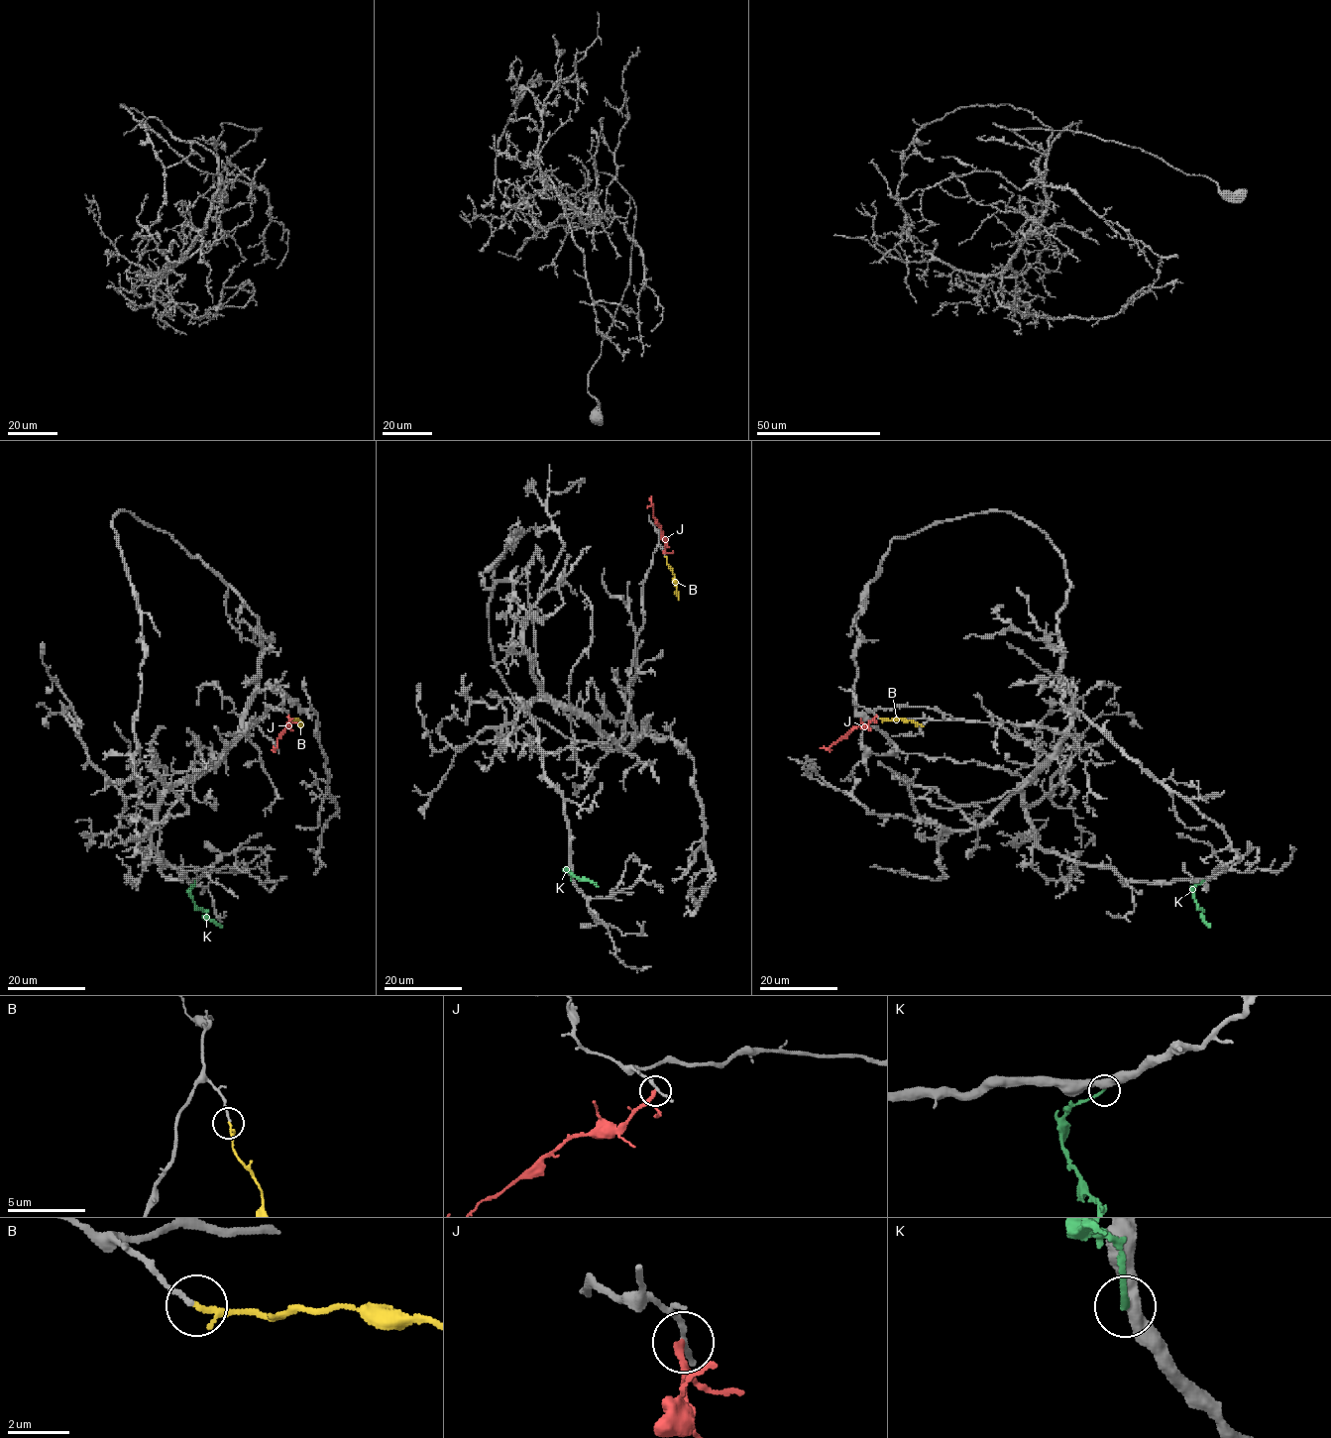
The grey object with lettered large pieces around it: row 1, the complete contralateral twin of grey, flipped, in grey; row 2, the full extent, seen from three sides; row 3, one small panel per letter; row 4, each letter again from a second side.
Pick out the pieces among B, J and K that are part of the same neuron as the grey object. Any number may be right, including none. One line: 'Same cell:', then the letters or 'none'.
Same cell: B

